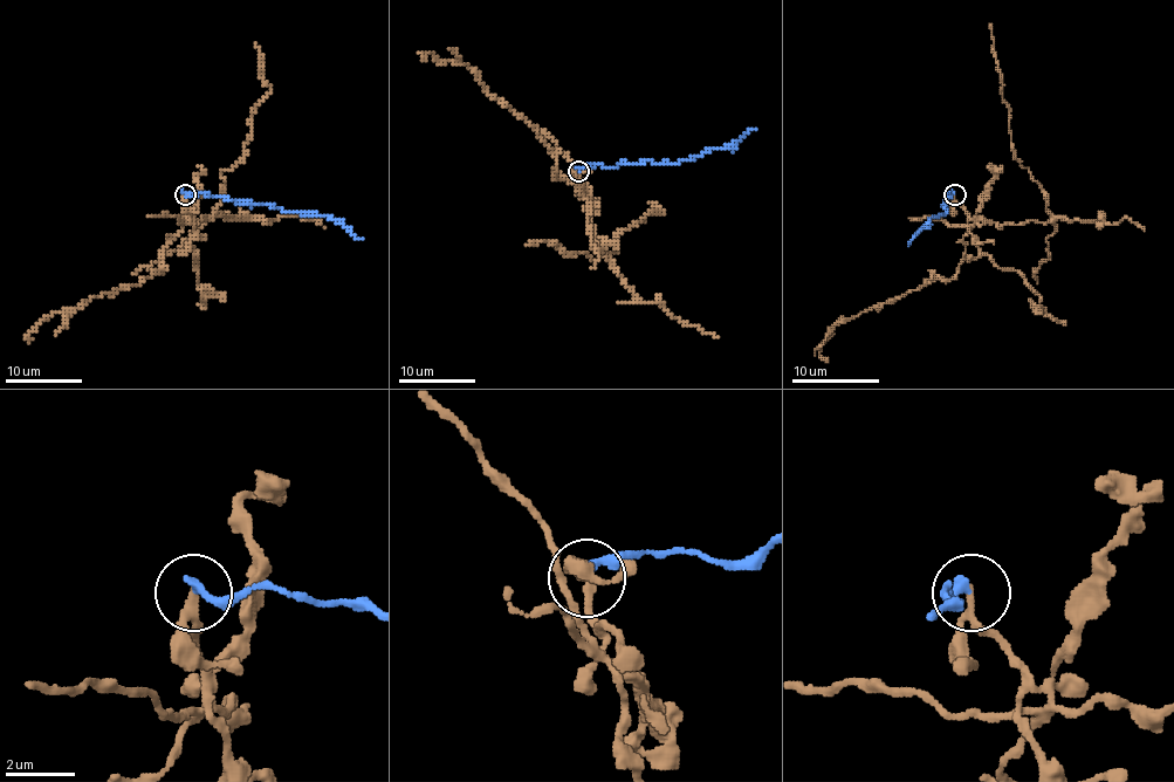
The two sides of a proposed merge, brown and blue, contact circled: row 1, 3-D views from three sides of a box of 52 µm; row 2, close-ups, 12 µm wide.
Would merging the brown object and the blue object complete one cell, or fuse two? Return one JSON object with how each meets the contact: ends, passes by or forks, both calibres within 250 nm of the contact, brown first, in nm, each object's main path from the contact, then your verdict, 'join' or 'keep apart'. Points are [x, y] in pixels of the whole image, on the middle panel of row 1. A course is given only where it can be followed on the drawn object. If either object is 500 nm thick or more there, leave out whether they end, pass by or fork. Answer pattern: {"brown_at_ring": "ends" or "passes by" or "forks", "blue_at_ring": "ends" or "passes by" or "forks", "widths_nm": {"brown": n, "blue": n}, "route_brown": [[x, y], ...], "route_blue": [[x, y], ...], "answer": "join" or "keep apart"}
{"brown_at_ring": "passes by", "blue_at_ring": "ends", "widths_nm": {"brown": 190, "blue": 280}, "route_brown": [[578, 171], [591, 232], [605, 255], [615, 249], [615, 235], [644, 217], [663, 211], [650, 201]], "route_blue": [[578, 171], [603, 165], [618, 166], [623, 163], [678, 163], [695, 159], [711, 150], [732, 148], [755, 130]], "answer": "keep apart"}

